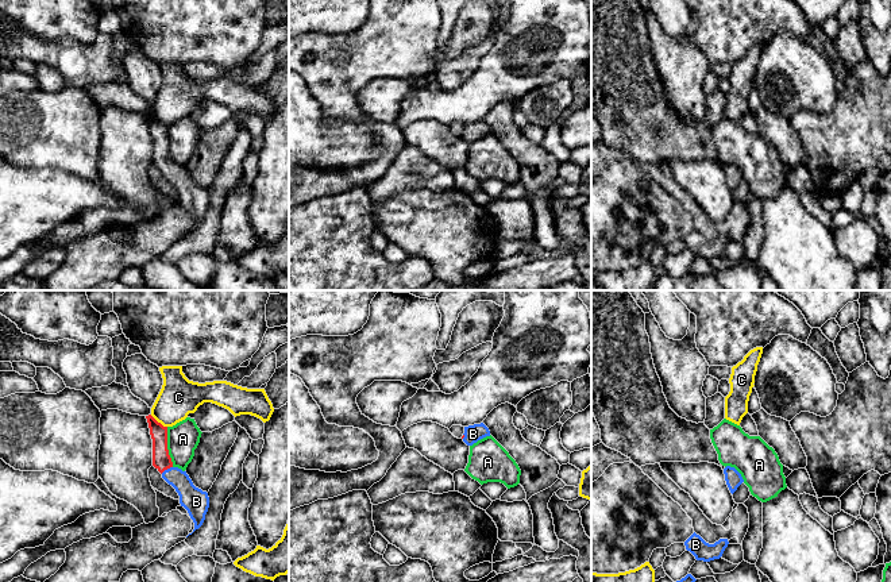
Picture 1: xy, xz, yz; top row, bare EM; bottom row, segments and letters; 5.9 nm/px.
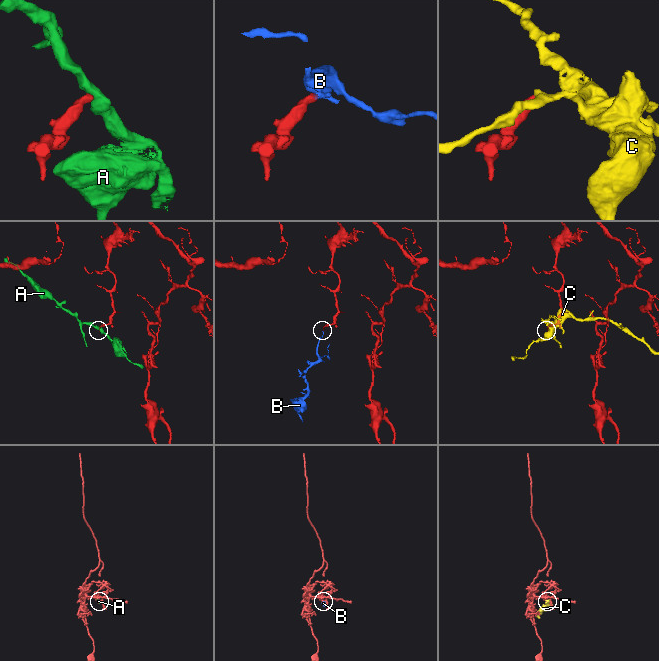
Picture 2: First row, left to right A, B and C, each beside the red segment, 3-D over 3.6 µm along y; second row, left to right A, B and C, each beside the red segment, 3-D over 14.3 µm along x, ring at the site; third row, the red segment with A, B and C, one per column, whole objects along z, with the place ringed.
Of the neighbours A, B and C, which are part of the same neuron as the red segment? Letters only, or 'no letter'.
B

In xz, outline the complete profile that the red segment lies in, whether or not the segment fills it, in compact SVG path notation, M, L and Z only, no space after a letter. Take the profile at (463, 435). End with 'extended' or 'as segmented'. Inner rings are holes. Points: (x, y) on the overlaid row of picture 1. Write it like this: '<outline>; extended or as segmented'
M481 423L481 424L464 427L464 433L462 439L467 446L472 446L474 443L477 443L478 440L486 436L490 436L490 431L483 423Z; extended

